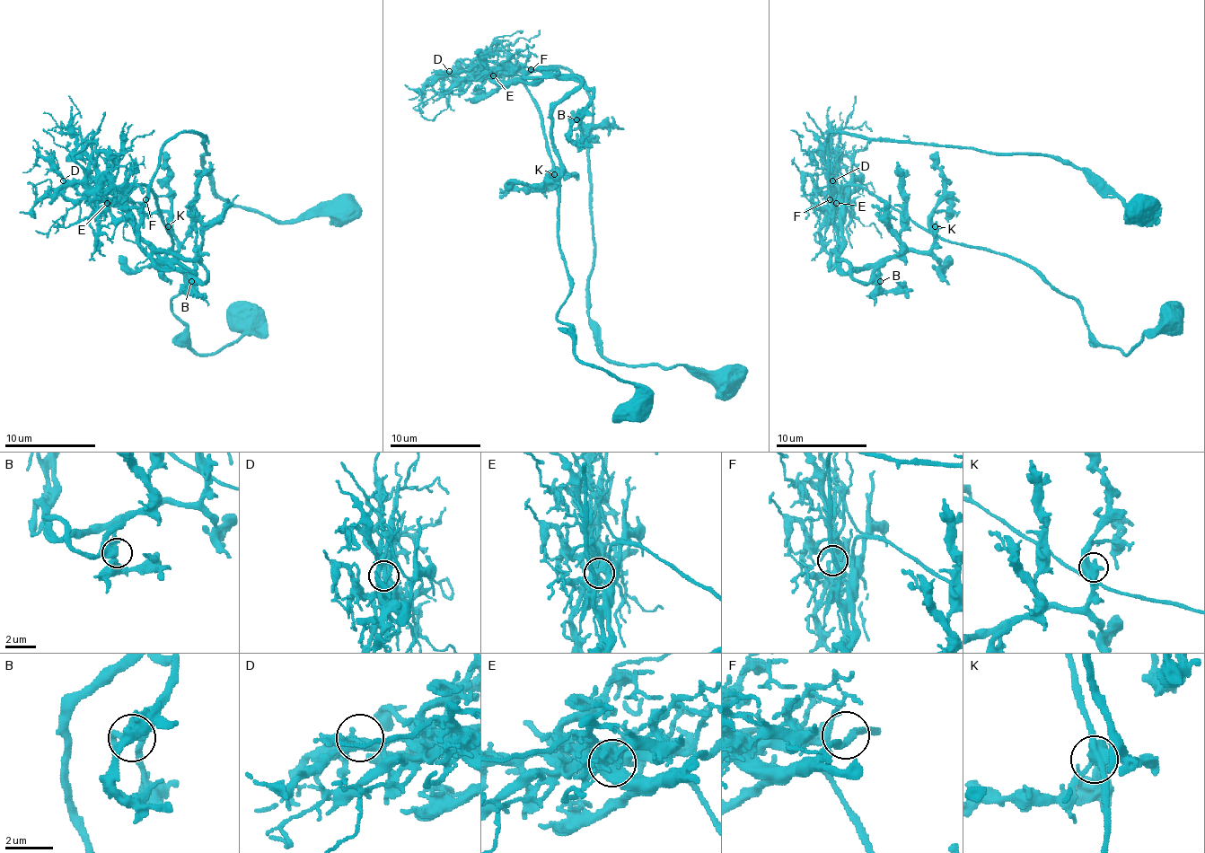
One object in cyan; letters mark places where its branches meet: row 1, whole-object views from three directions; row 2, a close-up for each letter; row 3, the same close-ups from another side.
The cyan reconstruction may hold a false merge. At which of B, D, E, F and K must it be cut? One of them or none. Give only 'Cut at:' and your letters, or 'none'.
Cut at: E

